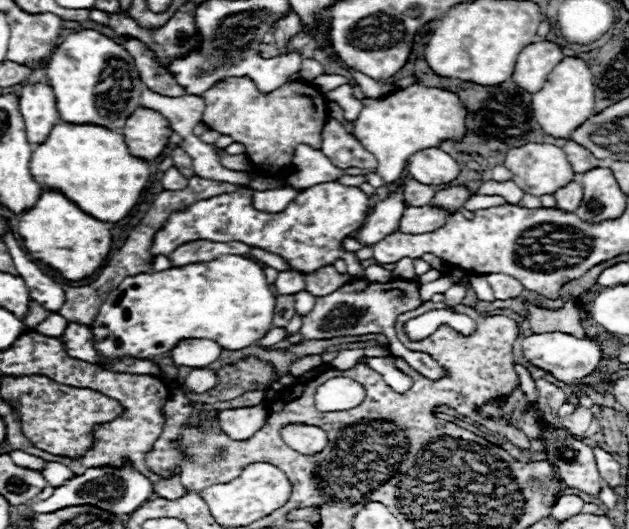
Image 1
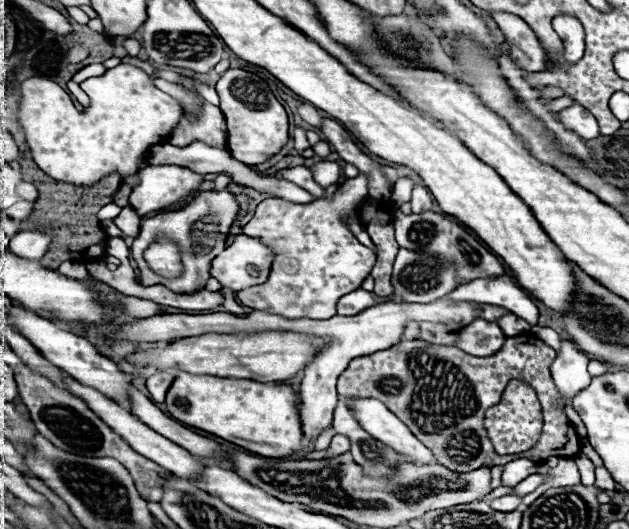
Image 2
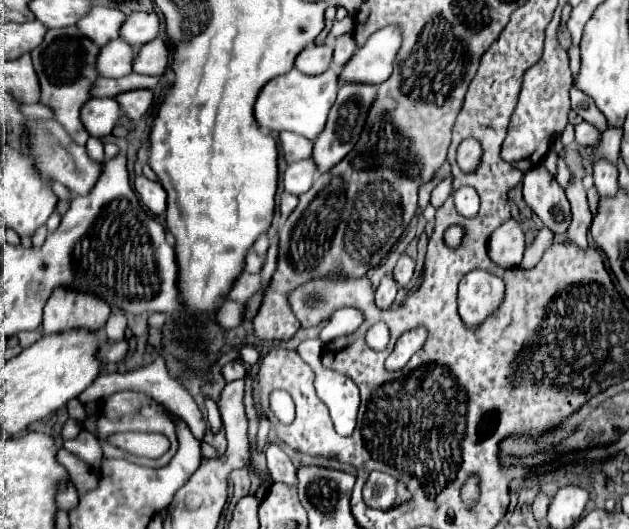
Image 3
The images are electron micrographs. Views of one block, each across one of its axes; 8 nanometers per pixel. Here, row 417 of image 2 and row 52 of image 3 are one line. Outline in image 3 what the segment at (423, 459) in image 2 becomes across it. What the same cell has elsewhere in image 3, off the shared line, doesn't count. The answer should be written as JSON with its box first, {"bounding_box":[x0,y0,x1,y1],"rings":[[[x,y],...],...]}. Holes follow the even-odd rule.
{"bounding_box":[338,26,400,84],"rings":[[[388,26],[368,38],[368,42],[354,52],[346,66],[338,72],[340,82],[368,82],[382,84],[392,74],[392,62],[400,48],[400,30]]]}

